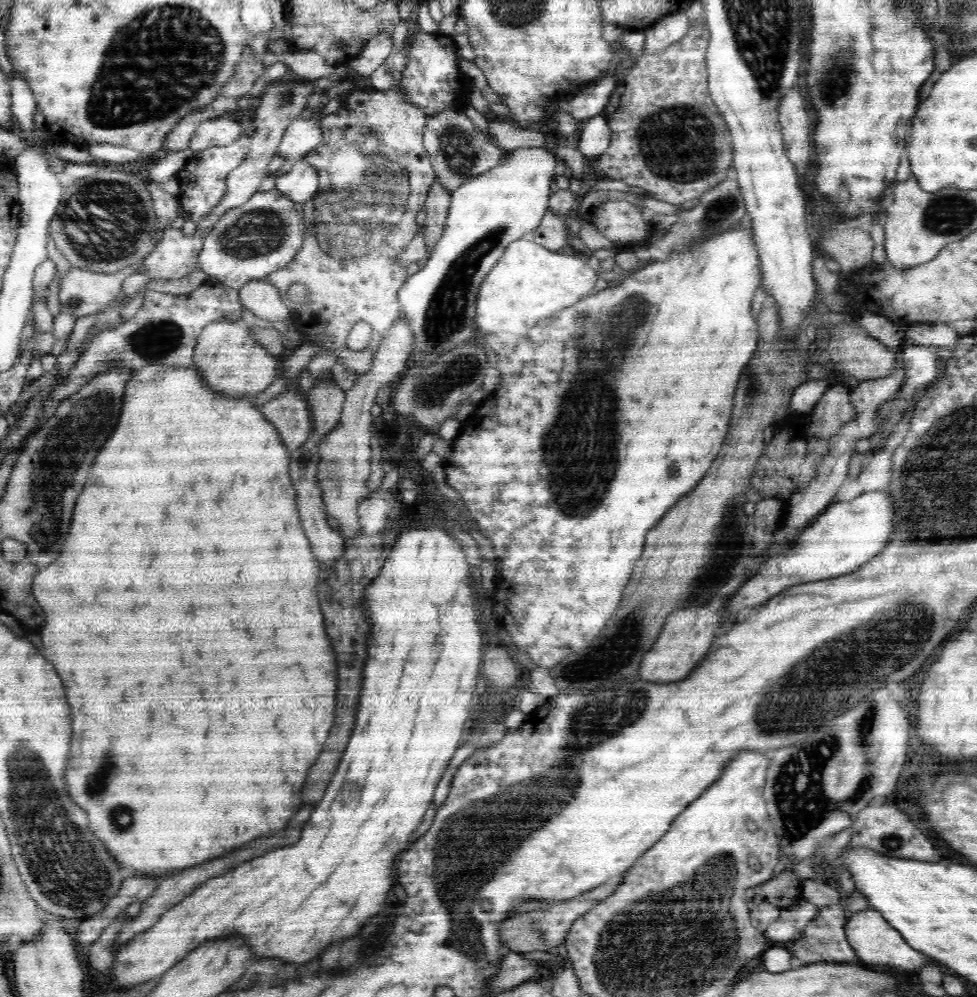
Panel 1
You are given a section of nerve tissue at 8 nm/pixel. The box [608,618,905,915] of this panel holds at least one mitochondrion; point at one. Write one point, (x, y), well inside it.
(797, 783)

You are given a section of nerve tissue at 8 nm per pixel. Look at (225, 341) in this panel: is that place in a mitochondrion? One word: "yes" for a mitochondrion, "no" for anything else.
no

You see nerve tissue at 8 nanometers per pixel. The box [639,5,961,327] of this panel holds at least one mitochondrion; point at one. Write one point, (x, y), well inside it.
(835, 71)

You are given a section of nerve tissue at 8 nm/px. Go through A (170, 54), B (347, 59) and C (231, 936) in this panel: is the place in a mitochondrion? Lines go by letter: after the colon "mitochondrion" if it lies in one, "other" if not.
A: mitochondrion
B: other
C: other

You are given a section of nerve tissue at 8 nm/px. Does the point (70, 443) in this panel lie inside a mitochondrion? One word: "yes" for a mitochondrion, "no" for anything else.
yes

